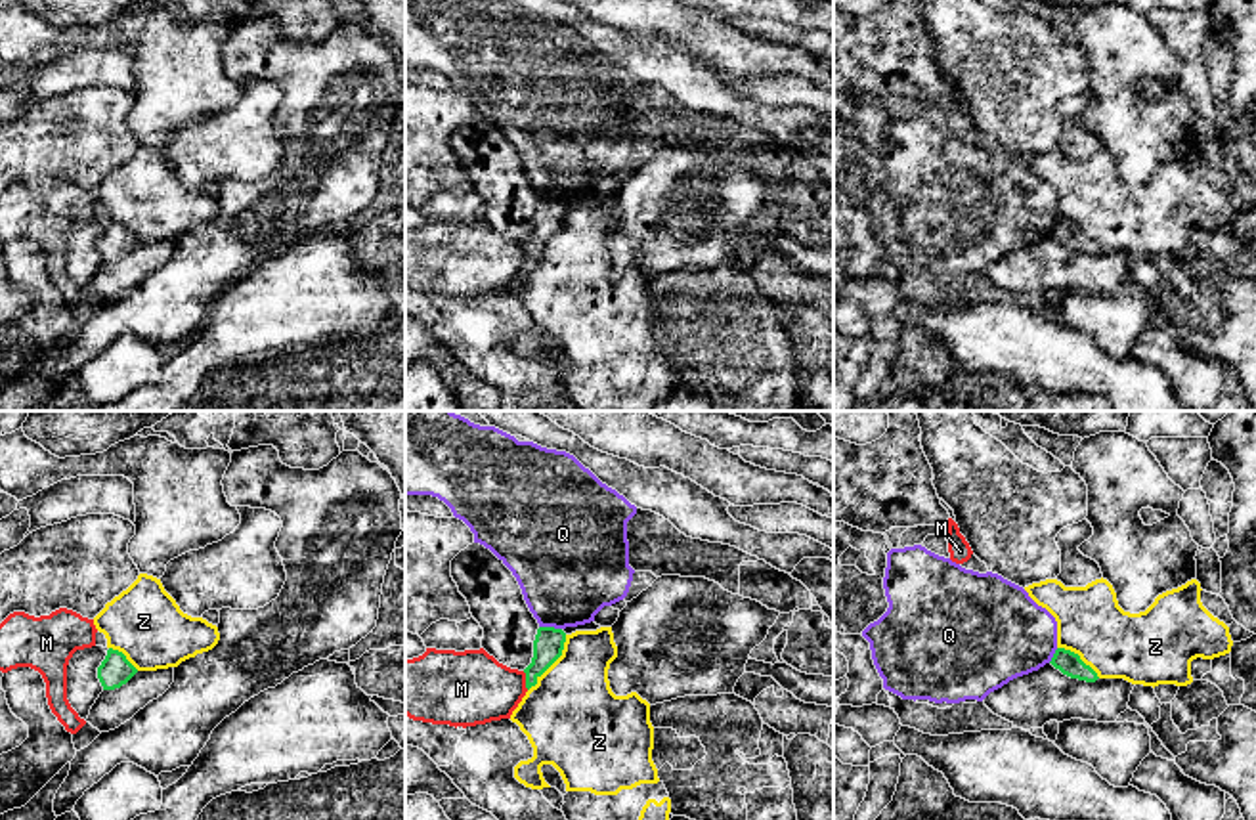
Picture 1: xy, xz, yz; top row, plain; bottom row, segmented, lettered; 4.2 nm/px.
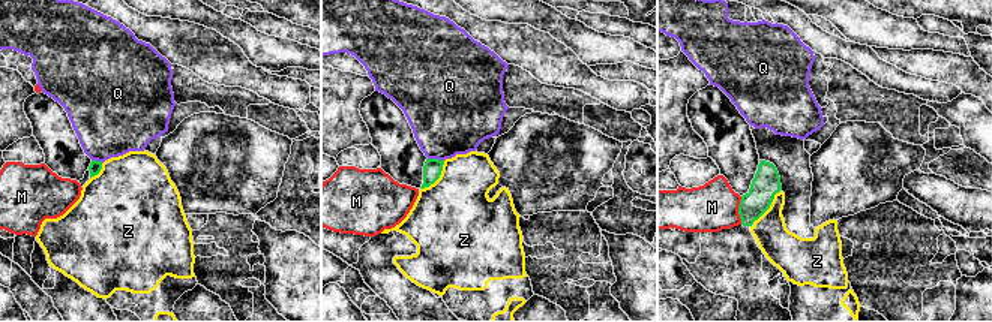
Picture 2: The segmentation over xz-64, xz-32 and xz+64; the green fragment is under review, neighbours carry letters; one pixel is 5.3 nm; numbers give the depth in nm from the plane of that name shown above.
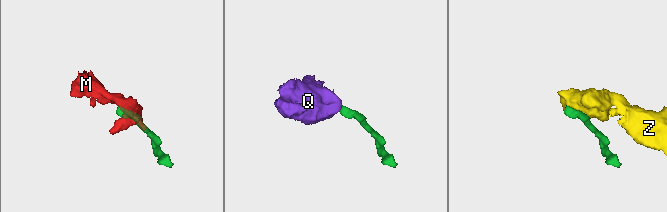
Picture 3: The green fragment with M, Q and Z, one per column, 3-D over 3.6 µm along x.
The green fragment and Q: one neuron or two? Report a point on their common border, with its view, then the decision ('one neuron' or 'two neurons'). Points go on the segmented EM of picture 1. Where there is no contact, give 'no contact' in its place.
meets green in xz at (551, 627); two neurons

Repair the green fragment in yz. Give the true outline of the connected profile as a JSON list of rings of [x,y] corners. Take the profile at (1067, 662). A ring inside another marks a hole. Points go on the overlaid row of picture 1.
[[[1057,648],[1050,663],[1071,679],[1086,682],[1095,682],[1099,679],[1097,673],[1086,665],[1078,654],[1065,648]]]

